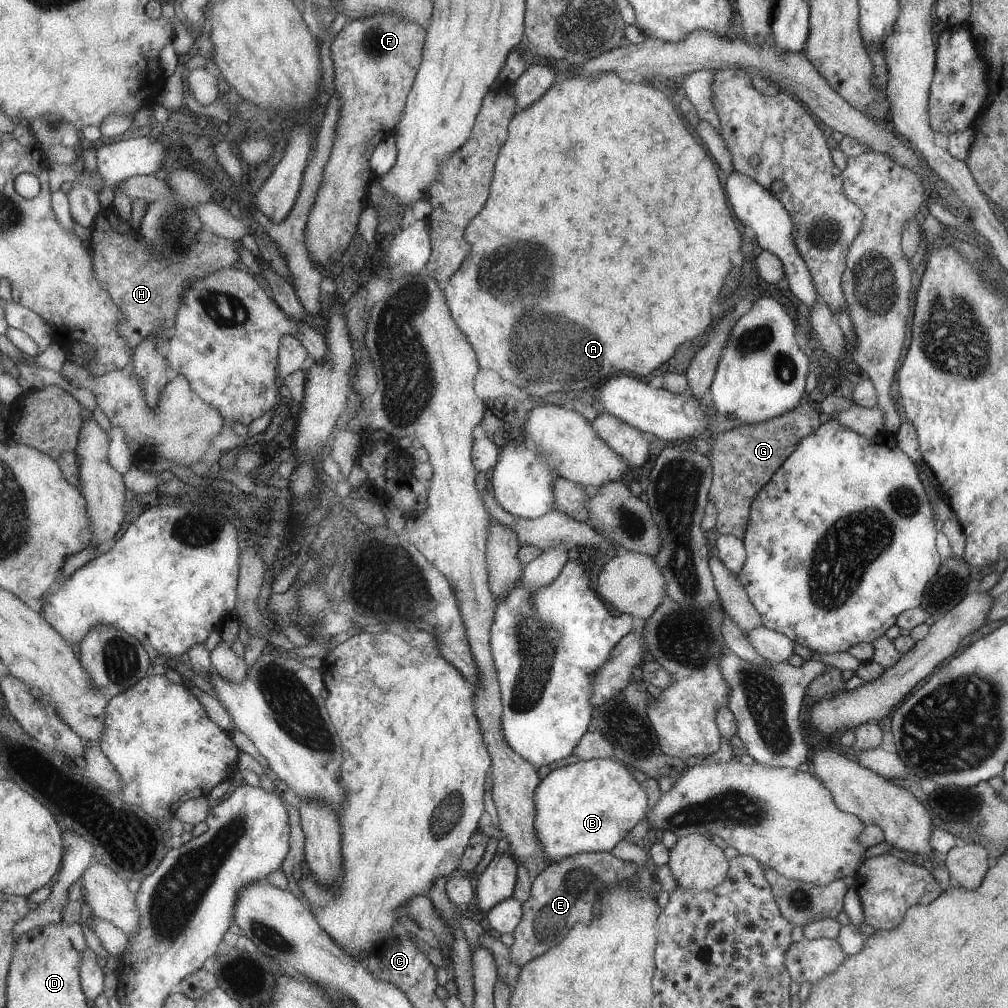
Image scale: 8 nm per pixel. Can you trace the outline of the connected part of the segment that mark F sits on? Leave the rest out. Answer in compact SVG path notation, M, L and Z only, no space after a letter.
M383 14L348 20L330 43L330 58L335 73L332 84L340 96L340 109L331 154L325 163L321 184L316 190L316 199L308 212L304 228L304 245L308 257L315 268L326 274L327 270L331 271L335 269L335 266L339 266L339 258L353 238L357 216L361 212L361 200L368 196L367 184L371 182L369 178L373 178L369 156L402 119L406 96L421 66L425 38L426 29L417 23L397 19L394 15Z

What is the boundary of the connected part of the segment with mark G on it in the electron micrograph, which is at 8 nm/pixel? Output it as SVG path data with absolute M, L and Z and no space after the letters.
M803 402L784 412L783 416L754 425L742 424L717 434L711 452L705 456L712 468L708 502L717 509L714 528L719 535L731 535L742 540L749 519L749 506L754 496L794 451L799 439L820 425L818 414L809 404Z

